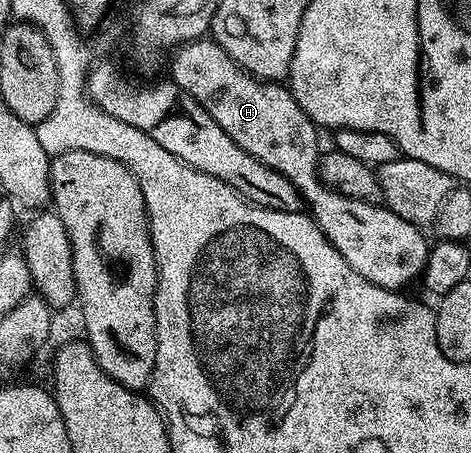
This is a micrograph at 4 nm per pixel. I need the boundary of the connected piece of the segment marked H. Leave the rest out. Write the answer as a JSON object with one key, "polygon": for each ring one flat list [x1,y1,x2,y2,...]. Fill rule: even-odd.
{"polygon":[[198,40,186,42,184,46,178,46,172,51,173,75,171,81,189,93,199,104,211,114,212,120,223,128,224,132,239,146,243,152,247,152,259,160,267,168,287,176,291,184,301,193,304,205,311,215,317,227,323,232,323,236,339,252,343,260,359,276,363,276,371,284,375,284,384,290,400,291,401,286,413,282,425,273,425,261,431,249,421,230,415,228,407,220,395,216,384,205,372,206,363,204,354,198,348,198,329,190,317,176,317,134,319,128,309,119,307,112,299,108,299,104,293,98,288,85,276,82,262,82,260,78,253,78,242,66,236,66,229,56,223,52,220,45,212,40]]}

